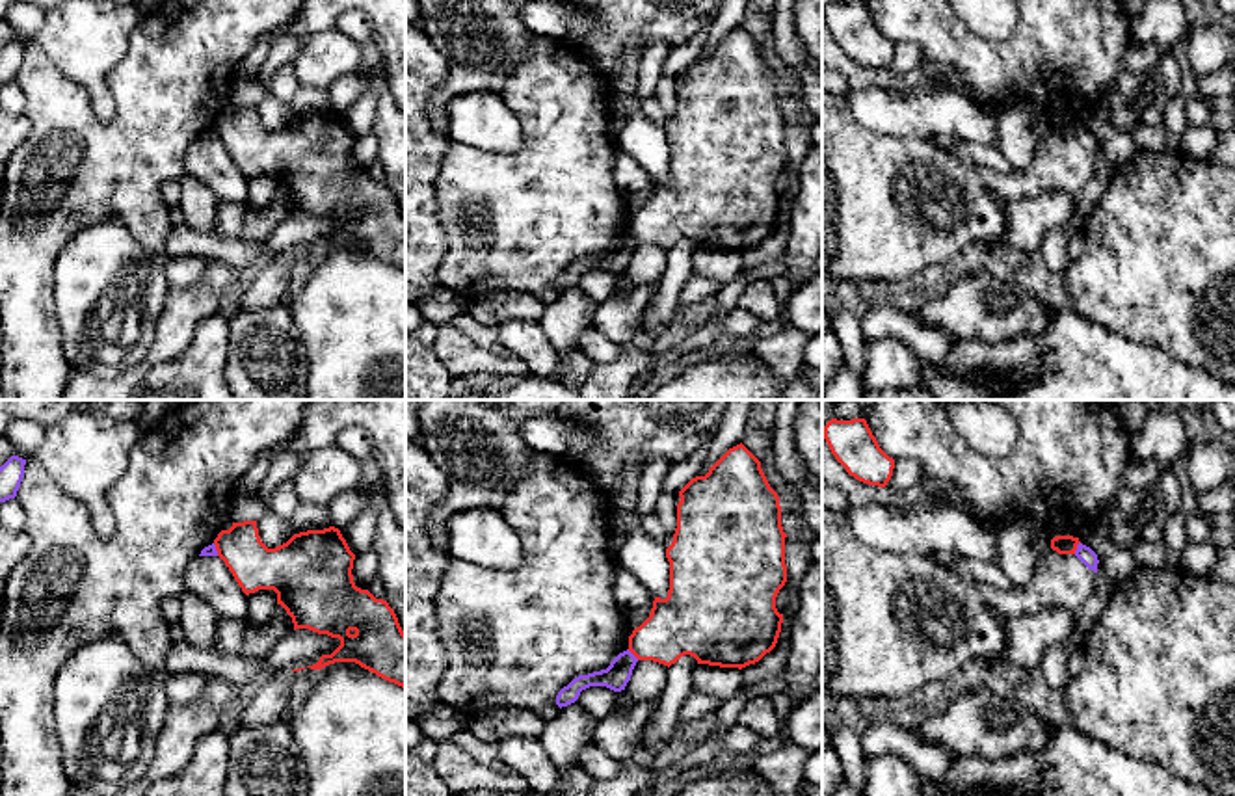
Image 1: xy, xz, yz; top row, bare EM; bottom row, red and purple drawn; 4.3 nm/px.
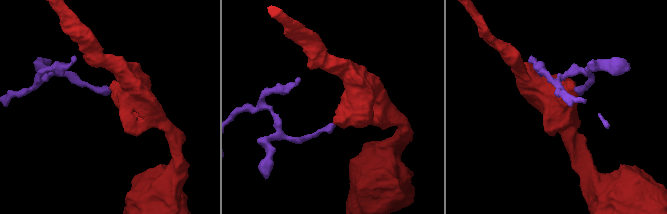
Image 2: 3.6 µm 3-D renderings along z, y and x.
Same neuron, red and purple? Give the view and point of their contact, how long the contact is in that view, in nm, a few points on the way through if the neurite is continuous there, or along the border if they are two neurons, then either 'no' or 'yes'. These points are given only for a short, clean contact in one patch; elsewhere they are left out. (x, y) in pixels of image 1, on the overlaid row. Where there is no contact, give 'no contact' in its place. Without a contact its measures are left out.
yz (1075, 547) | 60 nm | along yz (1079, 542), (1074, 553) | no

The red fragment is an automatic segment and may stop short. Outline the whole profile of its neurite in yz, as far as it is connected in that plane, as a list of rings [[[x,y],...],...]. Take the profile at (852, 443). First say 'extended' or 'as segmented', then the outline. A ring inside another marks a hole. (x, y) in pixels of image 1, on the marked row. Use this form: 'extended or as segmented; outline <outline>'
as segmented; outline [[[831,418],[824,426],[824,439],[850,476],[869,485],[887,485],[895,459],[880,448],[865,418]]]

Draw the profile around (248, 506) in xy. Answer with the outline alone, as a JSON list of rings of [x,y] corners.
[[[255,489],[253,493],[236,493],[234,504],[229,511],[229,517],[232,523],[244,523],[244,521],[257,521],[268,511],[260,498],[260,491]]]

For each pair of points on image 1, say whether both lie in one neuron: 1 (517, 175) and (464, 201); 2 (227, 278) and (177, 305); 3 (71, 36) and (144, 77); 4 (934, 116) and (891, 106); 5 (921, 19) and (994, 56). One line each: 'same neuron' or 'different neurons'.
1: same neuron
2: same neuron
3: different neurons
4: same neuron
5: same neuron

